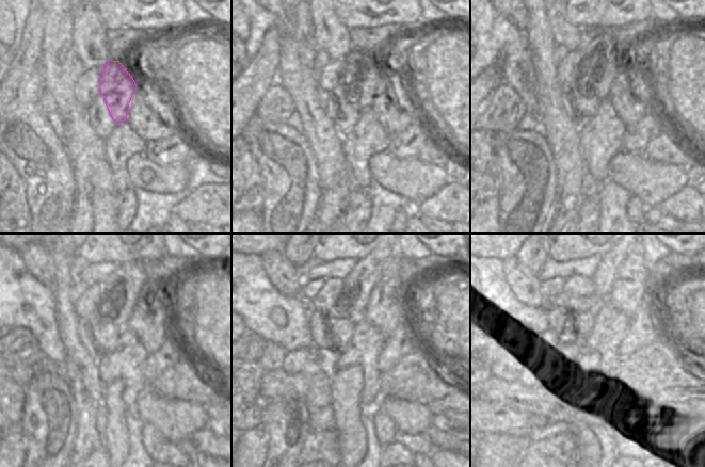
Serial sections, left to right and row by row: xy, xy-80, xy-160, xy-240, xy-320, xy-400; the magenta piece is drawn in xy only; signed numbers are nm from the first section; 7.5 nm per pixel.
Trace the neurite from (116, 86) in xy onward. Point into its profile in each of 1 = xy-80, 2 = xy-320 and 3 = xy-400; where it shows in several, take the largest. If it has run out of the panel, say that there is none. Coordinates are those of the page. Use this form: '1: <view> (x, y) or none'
1: xy-80 (361, 77)
2: xy-320 (356, 287)
3: xy-400 (605, 273)

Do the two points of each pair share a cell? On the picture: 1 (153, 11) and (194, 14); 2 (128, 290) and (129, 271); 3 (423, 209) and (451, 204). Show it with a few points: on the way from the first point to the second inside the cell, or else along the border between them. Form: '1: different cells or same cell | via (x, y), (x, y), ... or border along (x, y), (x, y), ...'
1: different cells | border along (186, 11), (186, 20), (189, 26)
2: same cell | via (128, 286), (129, 275)
3: same cell | via (430, 208), (445, 205)

